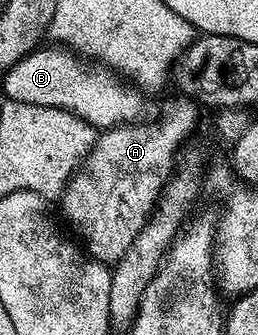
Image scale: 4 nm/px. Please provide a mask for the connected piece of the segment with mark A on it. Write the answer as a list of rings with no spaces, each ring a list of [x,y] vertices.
[[[189,97],[176,98],[166,105],[158,123],[134,121],[102,130],[88,156],[89,168],[74,174],[59,196],[66,221],[77,230],[76,238],[103,264],[116,264],[135,241],[175,170],[181,142],[197,127],[198,104]]]

